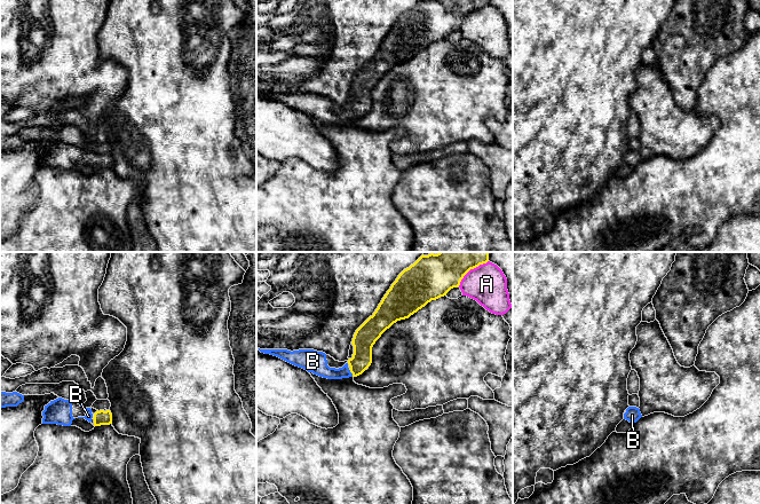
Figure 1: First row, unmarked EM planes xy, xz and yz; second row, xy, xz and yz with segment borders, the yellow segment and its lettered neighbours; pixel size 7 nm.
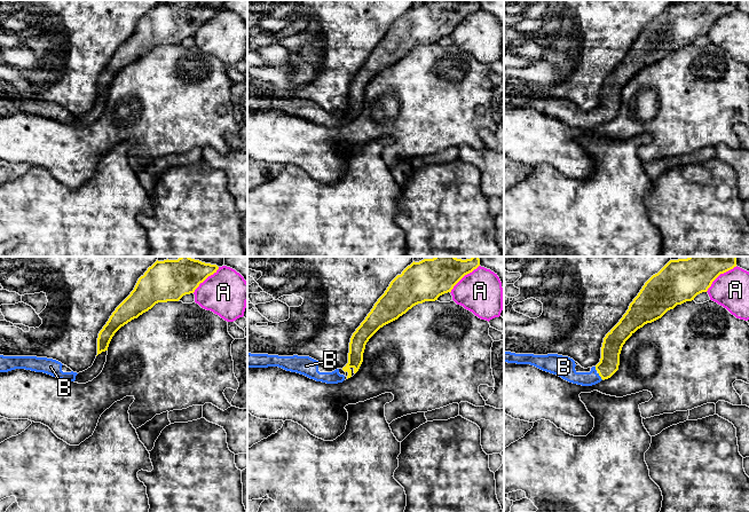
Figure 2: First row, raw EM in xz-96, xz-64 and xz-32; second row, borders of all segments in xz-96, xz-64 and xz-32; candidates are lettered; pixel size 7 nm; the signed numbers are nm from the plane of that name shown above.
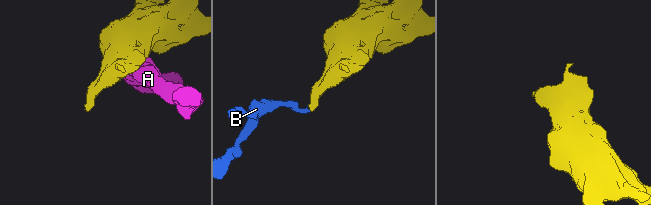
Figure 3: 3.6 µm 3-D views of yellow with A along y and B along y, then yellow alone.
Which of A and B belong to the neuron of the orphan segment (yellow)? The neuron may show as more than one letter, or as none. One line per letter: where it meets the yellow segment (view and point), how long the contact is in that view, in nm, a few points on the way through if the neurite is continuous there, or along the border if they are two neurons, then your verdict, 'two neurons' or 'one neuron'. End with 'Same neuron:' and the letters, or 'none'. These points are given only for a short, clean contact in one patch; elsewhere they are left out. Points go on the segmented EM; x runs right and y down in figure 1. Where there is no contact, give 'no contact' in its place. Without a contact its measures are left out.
A: meets yellow in xz at (470, 268); contact 280 nm long; two neurons
B: meets yellow in xz at (350, 371); contact 70 nm long; runs through xz (363, 340), (362, 359), (350, 371), (326, 372), (316, 362); one neuron
Same neuron: B

